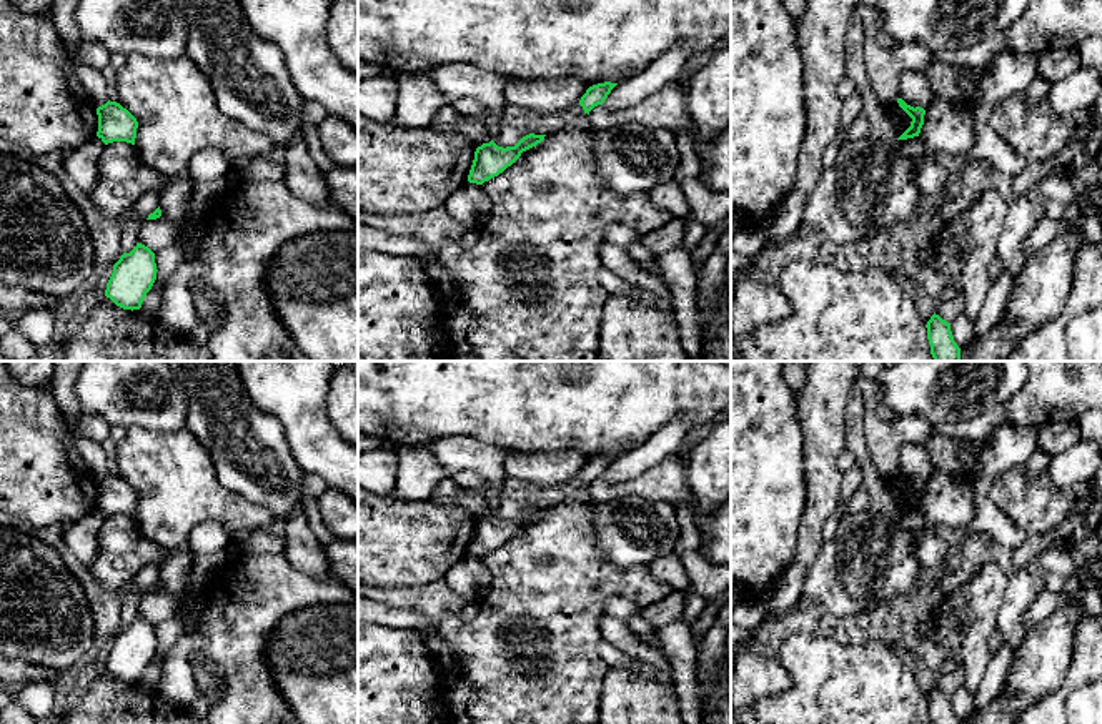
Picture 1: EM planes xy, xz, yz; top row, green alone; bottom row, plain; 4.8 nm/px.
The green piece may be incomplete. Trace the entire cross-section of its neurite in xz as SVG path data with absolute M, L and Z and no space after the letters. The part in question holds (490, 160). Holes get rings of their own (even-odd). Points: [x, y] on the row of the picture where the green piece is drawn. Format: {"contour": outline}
{"contour": "M529 133L523 136L514 146L498 146L493 140L483 143L474 151L474 160L468 175L469 183L483 185L484 181L498 176L511 166L523 151L536 146L546 135Z"}

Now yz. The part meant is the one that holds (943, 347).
{"contour": "M934 313L926 328L934 361L961 361L961 348L954 341L951 323Z"}

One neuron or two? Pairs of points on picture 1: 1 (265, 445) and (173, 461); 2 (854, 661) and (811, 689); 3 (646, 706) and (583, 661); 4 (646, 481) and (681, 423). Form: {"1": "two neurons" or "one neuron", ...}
{"1": "two neurons", "2": "one neuron", "3": "two neurons", "4": "two neurons"}

